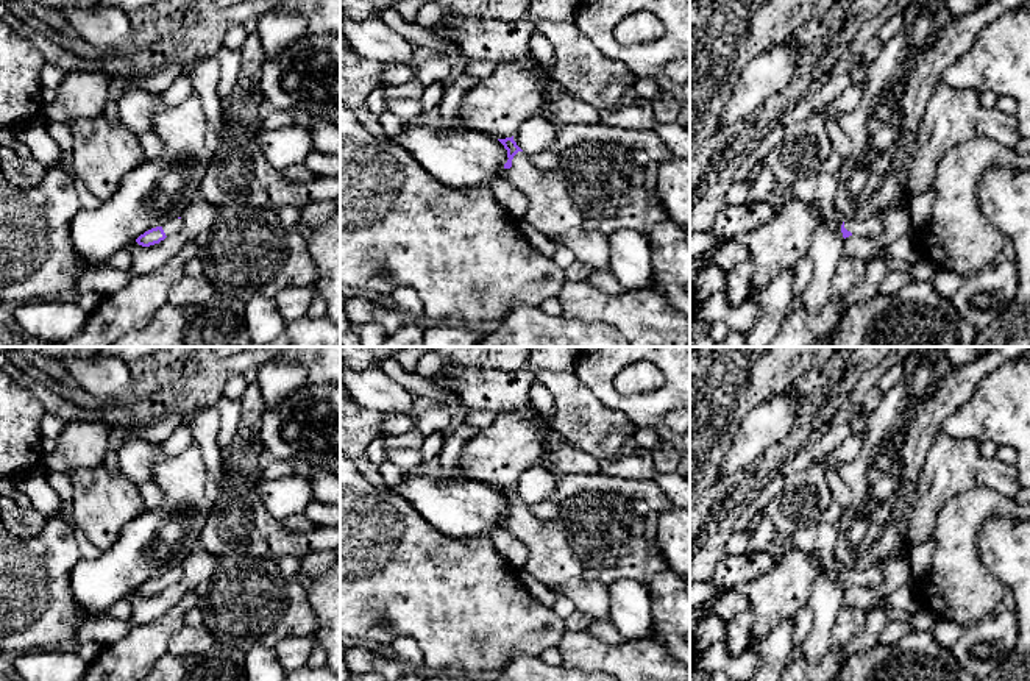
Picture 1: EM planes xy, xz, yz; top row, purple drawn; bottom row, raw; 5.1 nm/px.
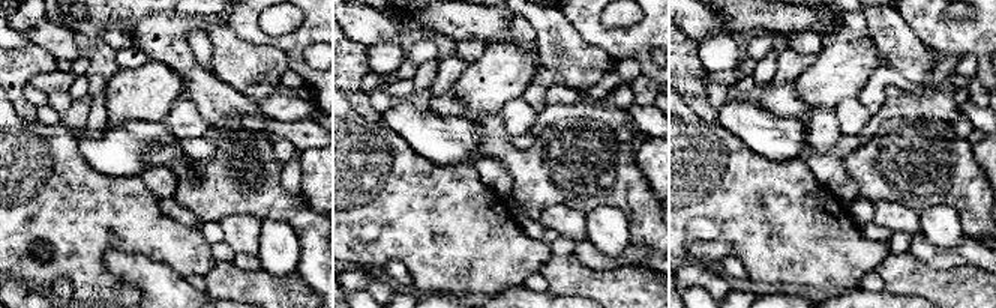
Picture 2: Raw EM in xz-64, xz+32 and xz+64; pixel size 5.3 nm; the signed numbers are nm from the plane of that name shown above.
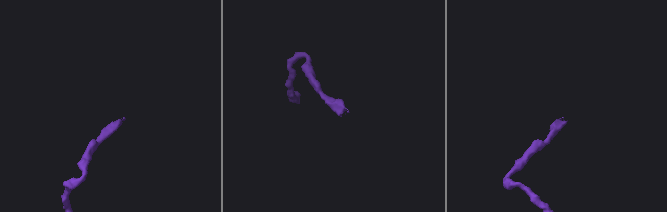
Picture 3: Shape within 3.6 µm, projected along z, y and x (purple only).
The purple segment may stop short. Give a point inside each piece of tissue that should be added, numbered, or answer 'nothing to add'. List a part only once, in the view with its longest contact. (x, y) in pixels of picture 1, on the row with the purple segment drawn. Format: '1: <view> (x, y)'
1: xz (598, 188)

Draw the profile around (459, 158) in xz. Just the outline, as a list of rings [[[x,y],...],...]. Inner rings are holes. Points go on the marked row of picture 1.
[[[423,122],[404,125],[393,139],[407,148],[423,169],[453,189],[487,187],[504,176],[507,150],[493,136],[451,130],[440,133]]]

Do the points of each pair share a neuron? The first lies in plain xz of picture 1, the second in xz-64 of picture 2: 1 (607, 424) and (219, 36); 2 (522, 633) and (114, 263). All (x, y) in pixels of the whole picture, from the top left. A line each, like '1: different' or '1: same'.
1: same
2: different

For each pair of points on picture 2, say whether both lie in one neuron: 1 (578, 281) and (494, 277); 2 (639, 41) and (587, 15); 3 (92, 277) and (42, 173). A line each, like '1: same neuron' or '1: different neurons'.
1: different neurons
2: same neuron
3: same neuron

